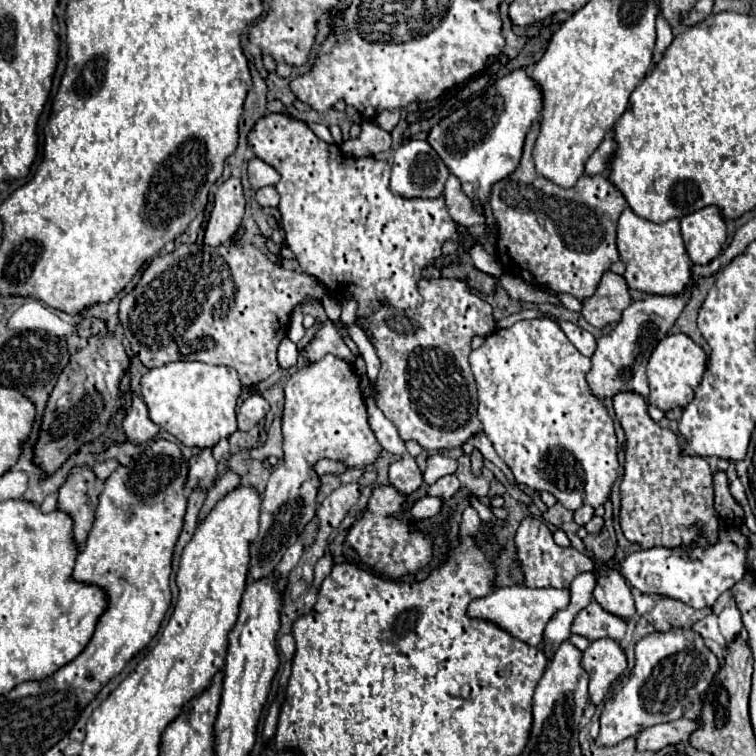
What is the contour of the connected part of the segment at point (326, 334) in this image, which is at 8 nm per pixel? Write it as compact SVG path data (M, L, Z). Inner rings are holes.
M331 319L323 321L323 323L317 327L313 339L311 339L309 345L303 349L303 357L305 357L307 363L319 361L319 359L323 359L327 353L331 353L331 355L335 355L335 357L339 357L339 359L343 359L343 361L347 361L347 363L351 363L351 365L355 363L355 355L353 355L353 353L349 351L349 347L345 345L339 327L343 327L343 323L341 323L341 321L339 321L339 323L333 323Z

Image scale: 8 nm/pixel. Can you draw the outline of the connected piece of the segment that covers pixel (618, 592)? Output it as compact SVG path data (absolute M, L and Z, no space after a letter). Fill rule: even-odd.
M597 565L595 573L599 577L599 585L595 587L595 601L609 613L629 621L635 617L635 601L631 595L631 589L623 581L621 573L615 573L615 569L607 569L605 565Z

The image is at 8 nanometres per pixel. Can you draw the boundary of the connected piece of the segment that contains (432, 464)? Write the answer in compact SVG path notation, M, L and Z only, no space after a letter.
M439 453L429 455L427 457L427 469L423 471L423 481L425 481L425 485L433 485L439 477L455 473L455 469L457 469L457 461L455 459L439 455Z

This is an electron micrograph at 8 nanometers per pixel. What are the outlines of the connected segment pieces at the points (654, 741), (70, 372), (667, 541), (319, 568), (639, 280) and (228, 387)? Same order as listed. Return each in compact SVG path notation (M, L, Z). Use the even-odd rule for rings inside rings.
M681 717L671 723L647 727L637 737L637 751L659 751L667 745L687 741L687 737L691 735L691 729L695 729L695 725L697 725L697 721Z
M117 325L117 335L89 337L87 347L69 357L69 363L59 375L55 389L49 395L39 427L39 439L33 447L33 463L53 475L81 445L95 441L105 433L109 419L119 409L131 407L131 391L123 393L119 383L129 367L129 357L121 343L123 329Z
M619 393L613 397L617 419L627 437L627 459L625 475L621 481L621 529L631 543L637 543L641 549L651 547L709 547L719 543L719 515L713 503L713 473L707 459L689 457L681 453L677 435L669 429L659 427L647 413L645 399L637 393Z
M325 553L325 555L317 561L317 565L315 565L315 579L313 579L313 587L315 587L315 589L319 589L319 585L321 585L323 579L331 573L331 569L333 569L333 559L331 559L329 553Z
M625 207L617 223L617 249L627 267L623 277L631 289L647 295L679 295L691 283L691 259L687 257L677 219L659 225L641 219Z
M177 361L171 365L163 365L159 369L151 369L141 377L141 397L149 409L149 419L159 425L161 429L175 435L187 447L213 447L212 453L217 462L223 455L229 453L229 437L237 431L249 431L261 419L265 419L269 411L269 403L259 395L253 393L249 399L243 401L235 421L235 405L241 395L241 385L237 379L235 369L231 367L217 367L209 363L191 363L191 361Z

